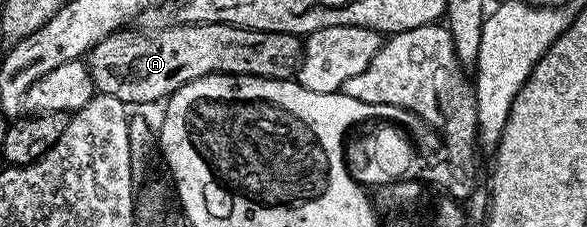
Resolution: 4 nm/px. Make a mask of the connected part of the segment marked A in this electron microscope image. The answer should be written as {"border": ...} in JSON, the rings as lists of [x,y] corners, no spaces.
{"border":[[[212,22],[211,24],[193,23],[176,24],[177,26],[169,26],[166,30],[157,30],[154,34],[140,34],[134,28],[122,28],[109,34],[106,38],[95,44],[95,46],[87,54],[87,65],[89,67],[89,75],[93,78],[93,85],[102,94],[110,94],[119,99],[120,102],[132,104],[132,102],[157,102],[168,99],[170,94],[174,94],[179,88],[183,88],[183,84],[194,82],[195,79],[202,78],[209,74],[233,74],[233,75],[257,75],[260,78],[275,78],[289,80],[296,75],[297,68],[301,63],[301,56],[303,53],[303,44],[298,35],[289,33],[271,33],[259,32],[255,29],[243,29],[238,26],[225,25],[222,22]]]}

